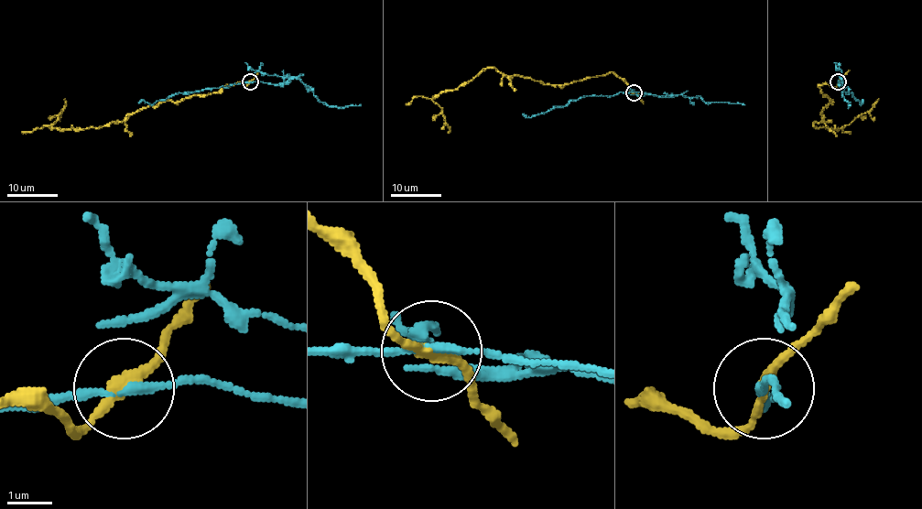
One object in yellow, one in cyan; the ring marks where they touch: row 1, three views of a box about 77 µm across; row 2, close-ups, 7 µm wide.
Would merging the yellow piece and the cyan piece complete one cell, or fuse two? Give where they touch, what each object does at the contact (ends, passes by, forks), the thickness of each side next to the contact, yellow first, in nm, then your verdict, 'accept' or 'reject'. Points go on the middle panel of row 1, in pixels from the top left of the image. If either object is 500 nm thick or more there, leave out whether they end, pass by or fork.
at (634, 92); yellow passes by; cyan passes by; 240 nm thick on the yellow side, 170 nm on the other; reject

